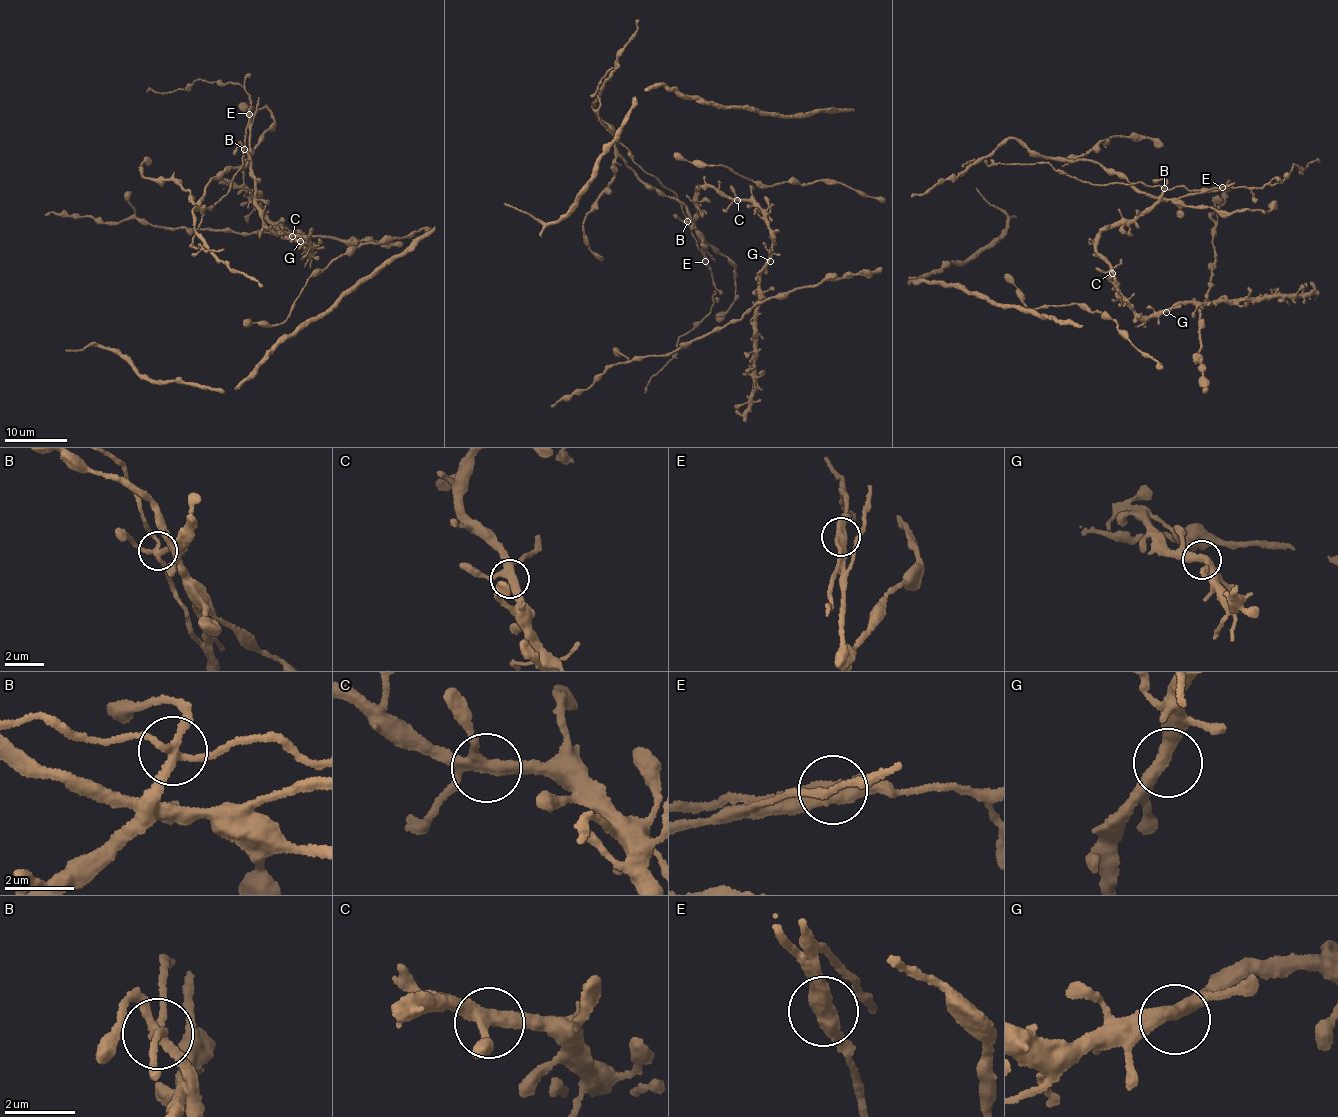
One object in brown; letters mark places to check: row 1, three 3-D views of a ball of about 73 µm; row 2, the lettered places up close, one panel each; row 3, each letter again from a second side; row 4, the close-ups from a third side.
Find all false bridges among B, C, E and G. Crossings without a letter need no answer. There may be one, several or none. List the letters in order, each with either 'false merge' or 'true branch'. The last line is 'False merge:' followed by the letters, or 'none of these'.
B: false merge
C: true branch
E: false merge
G: true branch
False merge: B, E

